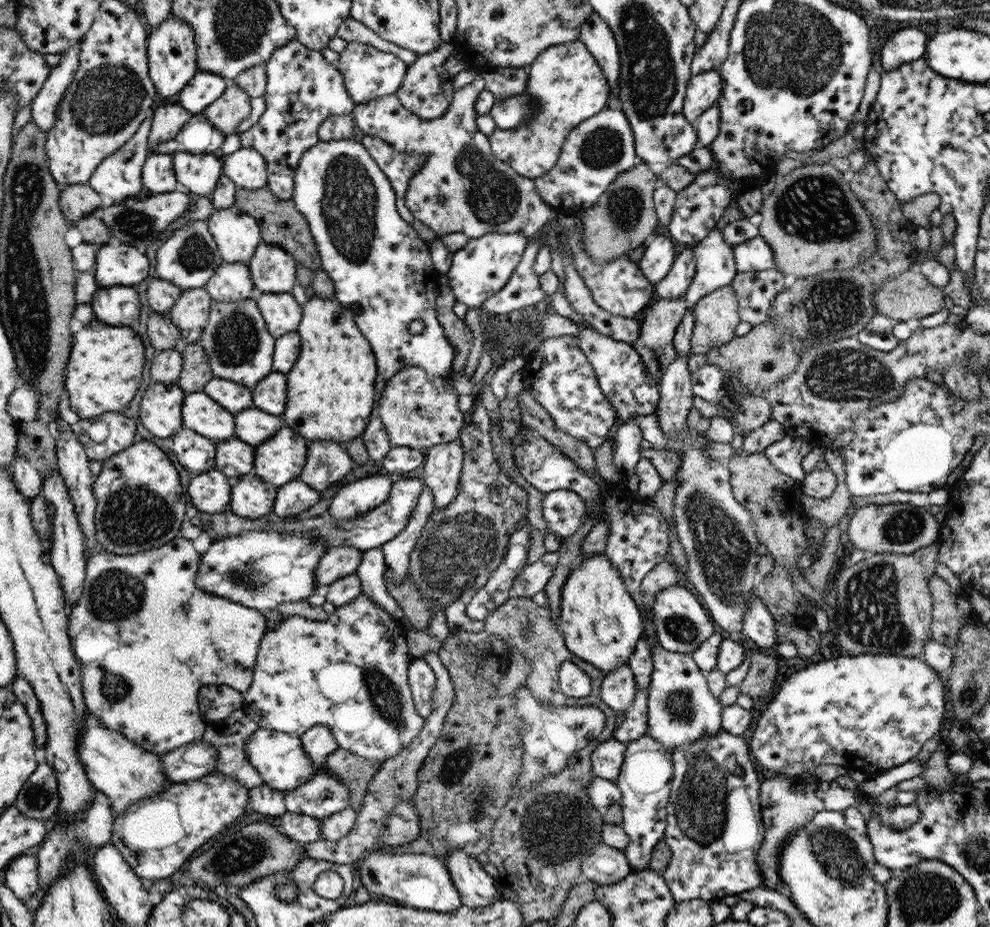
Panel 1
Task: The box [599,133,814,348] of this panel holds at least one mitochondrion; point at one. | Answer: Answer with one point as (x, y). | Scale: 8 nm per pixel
(624, 207)

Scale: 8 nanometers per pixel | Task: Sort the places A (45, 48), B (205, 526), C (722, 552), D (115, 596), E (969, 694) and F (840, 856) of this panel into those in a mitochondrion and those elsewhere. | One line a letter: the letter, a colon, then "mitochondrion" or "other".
A: other
B: other
C: mitochondrion
D: mitochondrion
E: mitochondrion
F: mitochondrion

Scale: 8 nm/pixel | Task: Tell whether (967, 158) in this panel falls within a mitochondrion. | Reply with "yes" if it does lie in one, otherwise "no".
yes

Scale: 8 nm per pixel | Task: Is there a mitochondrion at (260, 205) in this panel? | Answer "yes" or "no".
no

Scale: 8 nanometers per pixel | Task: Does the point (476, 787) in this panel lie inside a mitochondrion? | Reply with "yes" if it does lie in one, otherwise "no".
yes

